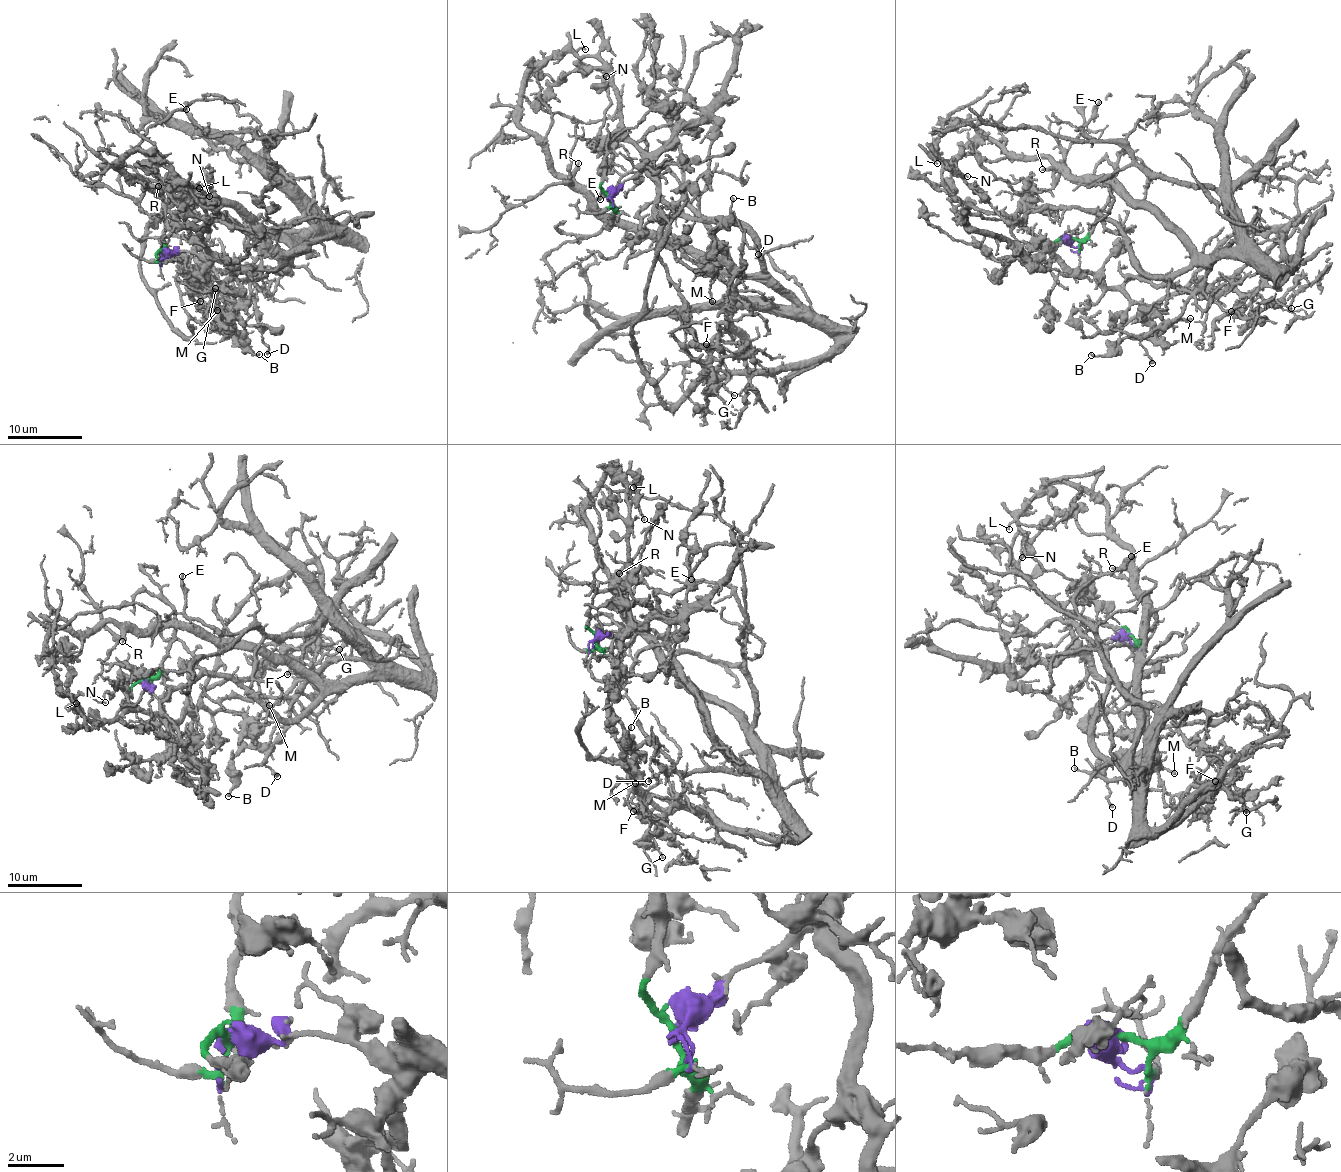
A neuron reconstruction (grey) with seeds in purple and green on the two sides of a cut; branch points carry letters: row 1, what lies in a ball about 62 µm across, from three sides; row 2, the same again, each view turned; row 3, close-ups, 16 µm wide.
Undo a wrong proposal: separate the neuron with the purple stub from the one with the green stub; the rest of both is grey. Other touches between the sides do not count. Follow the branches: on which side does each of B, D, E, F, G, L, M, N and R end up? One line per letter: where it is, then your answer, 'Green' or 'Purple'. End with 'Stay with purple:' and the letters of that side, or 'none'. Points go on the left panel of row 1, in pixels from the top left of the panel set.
B: Place: (259, 354). Purple
D: Place: (267, 354). Green
E: Place: (186, 109). Green
F: Place: (200, 301). Purple
G: Place: (215, 288). Purple
L: Place: (199, 188). Purple
M: Place: (217, 310). Purple
N: Place: (209, 196). Purple
R: Place: (158, 186). Green
Stay with purple: B, F, G, L, M, N

